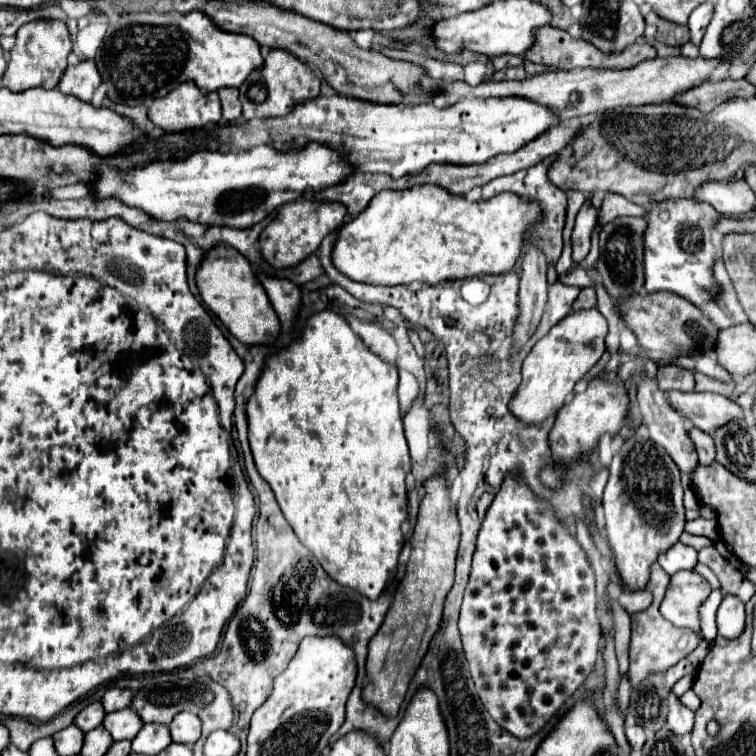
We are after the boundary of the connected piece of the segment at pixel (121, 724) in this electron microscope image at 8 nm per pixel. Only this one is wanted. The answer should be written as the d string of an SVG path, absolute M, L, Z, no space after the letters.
M132 708L110 712L104 718L104 728L112 734L112 738L116 742L118 740L132 740L138 734L140 726L142 726L142 722L138 720L138 716Z

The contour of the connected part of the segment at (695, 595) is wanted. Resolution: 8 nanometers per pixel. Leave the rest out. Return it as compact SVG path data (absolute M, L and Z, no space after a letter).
M682 570L670 578L660 612L678 628L690 628L702 638L698 608L710 594L710 584L696 572Z

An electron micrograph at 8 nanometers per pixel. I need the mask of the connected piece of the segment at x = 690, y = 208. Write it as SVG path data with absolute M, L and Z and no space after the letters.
M692 198L664 200L650 206L644 216L648 222L644 232L644 288L648 292L668 290L696 306L712 300L710 286L716 284L710 270L714 264L714 246L710 238L702 238L702 214L718 212L710 204L698 204Z

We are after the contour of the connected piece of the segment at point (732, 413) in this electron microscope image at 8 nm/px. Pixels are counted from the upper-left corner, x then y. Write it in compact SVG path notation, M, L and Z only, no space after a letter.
M670 392L670 404L680 410L696 428L702 432L714 432L722 426L726 426L730 420L740 420L744 418L742 408L714 392Z

